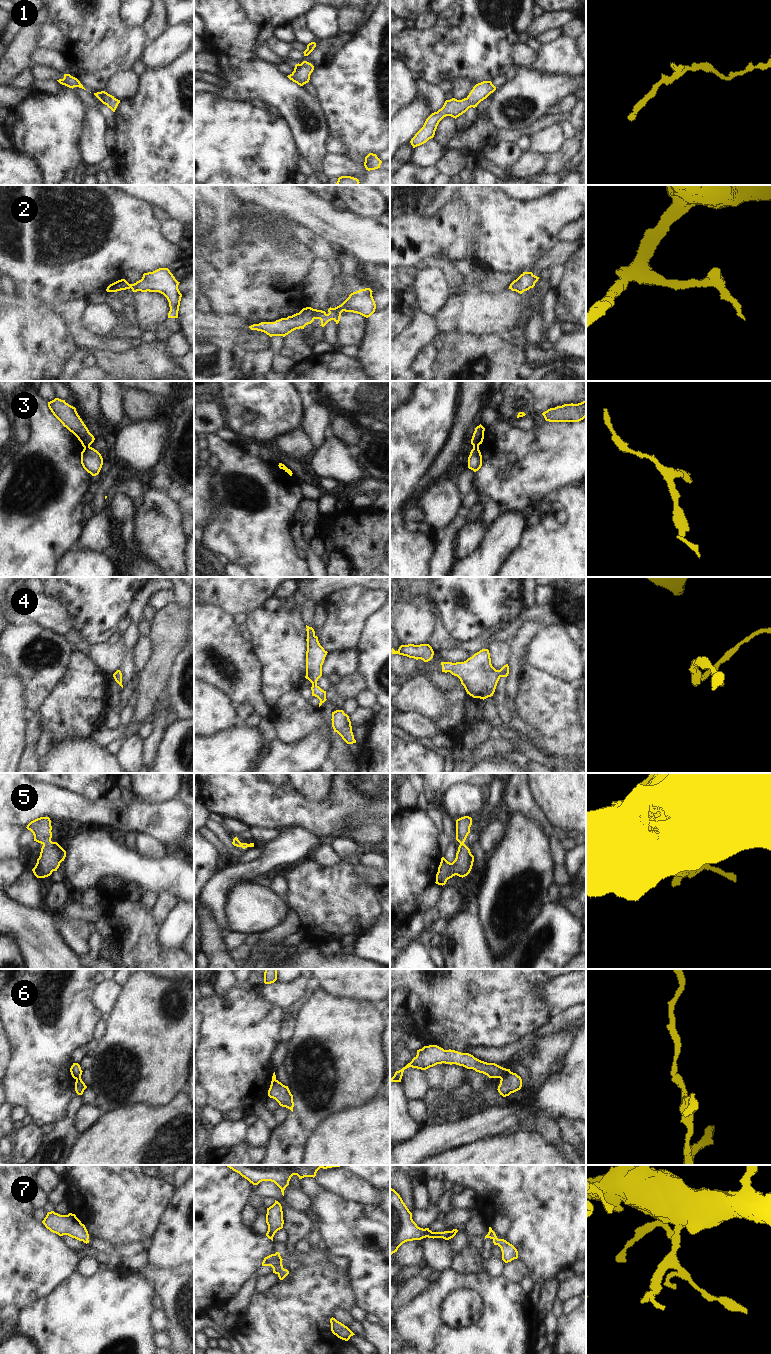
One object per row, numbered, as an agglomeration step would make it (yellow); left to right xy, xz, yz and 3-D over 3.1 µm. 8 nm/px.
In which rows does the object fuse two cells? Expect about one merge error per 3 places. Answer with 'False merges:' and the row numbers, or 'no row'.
False merges: 3, 6

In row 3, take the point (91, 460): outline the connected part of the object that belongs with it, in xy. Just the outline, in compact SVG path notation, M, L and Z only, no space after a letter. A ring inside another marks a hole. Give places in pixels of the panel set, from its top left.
M88 446L81 452L81 464L88 473L96 476L102 468L103 458L97 450Z

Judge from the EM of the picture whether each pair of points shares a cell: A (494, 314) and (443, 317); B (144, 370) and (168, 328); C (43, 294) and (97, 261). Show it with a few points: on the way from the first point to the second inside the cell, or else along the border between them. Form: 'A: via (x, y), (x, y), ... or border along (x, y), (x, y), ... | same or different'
A: via (481, 314), (459, 314), (456, 316) | same
B: border along (161, 335), (165, 337) | different
C: via (56, 281), (76, 261), (84, 261) | same

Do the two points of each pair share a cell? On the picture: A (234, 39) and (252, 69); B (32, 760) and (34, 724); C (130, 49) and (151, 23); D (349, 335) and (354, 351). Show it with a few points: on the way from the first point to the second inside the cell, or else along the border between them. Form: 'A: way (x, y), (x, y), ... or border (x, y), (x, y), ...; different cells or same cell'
A: way (234, 46), (235, 52), (245, 62); same cell
B: way (31, 751), (33, 733); same cell
C: border (141, 26), (144, 37), (148, 41); different cells
D: border (342, 345), (359, 346); different cells

